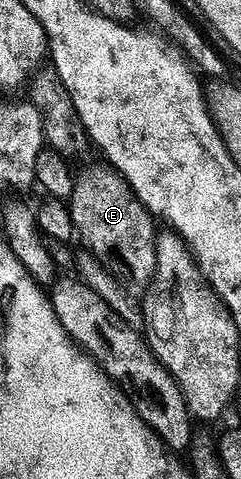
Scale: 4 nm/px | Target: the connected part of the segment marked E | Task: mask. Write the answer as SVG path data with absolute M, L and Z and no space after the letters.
M98 162L91 163L88 167L81 168L80 171L78 168L74 172L75 184L69 206L75 226L75 235L78 238L83 238L84 245L99 258L96 260L106 267L111 274L123 280L124 284L150 284L151 280L155 278L155 262L157 261L157 253L155 252L156 220L144 203L135 196L133 189L125 181L125 177L106 162Z

